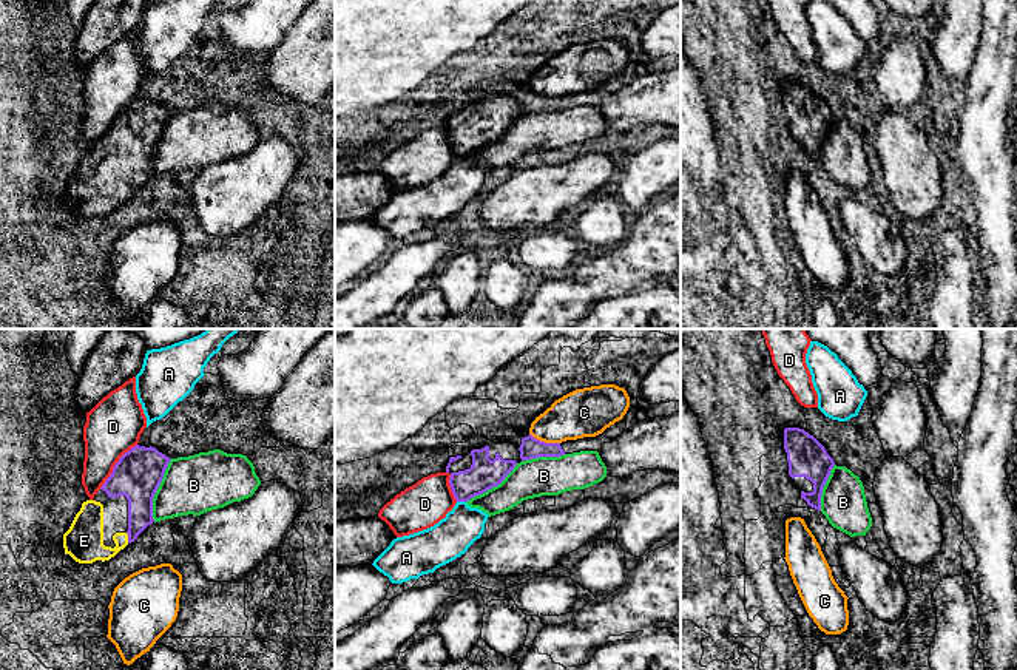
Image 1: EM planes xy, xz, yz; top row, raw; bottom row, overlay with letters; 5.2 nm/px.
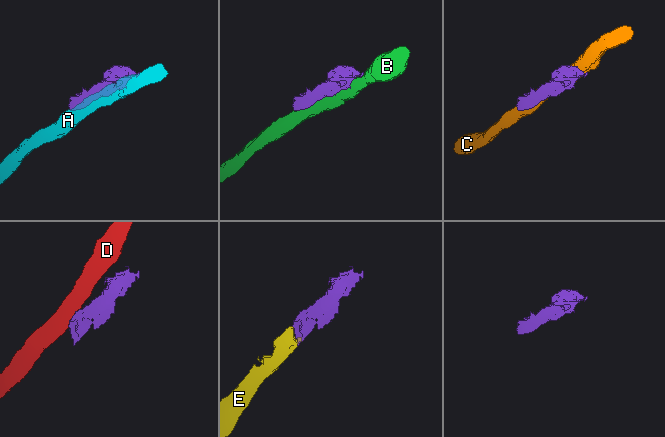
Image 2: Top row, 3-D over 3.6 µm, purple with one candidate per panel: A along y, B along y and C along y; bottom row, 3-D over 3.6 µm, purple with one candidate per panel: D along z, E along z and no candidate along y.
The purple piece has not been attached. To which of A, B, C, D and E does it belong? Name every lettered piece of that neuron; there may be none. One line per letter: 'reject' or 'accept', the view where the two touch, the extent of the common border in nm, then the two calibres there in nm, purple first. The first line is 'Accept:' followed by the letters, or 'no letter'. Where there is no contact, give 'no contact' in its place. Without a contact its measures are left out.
Accept: E
A: reject; meets purple in xz; contact 50 nm long; 160 nm thick on the purple side, 200 nm on the other
B: reject; meets purple in xy; contact 340 nm long; 260 nm thick on the purple side, 300 nm on the other
C: reject; meets purple in xz; contact 170 nm long; 110 nm thick on the purple side, 240 nm on the other
D: reject; meets purple in xy; contact 300 nm long; 260 nm thick on the purple side, 300 nm on the other
E: accept; meets purple in xy; contact 60 nm long; 160 nm thick on the purple side, 200 nm on the other

